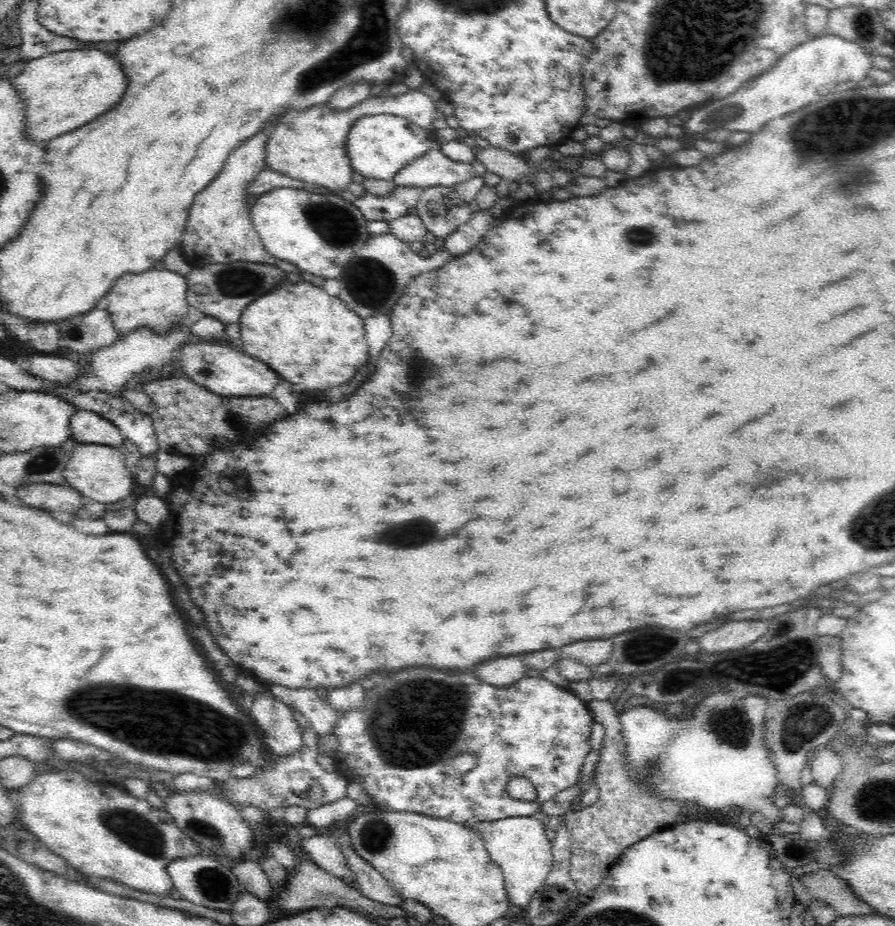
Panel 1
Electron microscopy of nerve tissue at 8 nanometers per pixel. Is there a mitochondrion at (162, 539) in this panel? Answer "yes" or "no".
no

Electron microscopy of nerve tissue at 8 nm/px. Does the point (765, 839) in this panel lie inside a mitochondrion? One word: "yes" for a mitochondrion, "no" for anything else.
no

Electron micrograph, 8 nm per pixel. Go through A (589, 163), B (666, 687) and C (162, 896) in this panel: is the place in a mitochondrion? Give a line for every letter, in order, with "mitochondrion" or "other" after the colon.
A: mitochondrion
B: mitochondrion
C: other

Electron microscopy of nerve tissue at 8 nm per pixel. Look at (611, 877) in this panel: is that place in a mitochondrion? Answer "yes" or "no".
no

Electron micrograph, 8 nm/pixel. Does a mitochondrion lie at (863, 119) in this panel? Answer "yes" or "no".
yes

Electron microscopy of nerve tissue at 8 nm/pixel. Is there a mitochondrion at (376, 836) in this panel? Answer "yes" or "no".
yes

